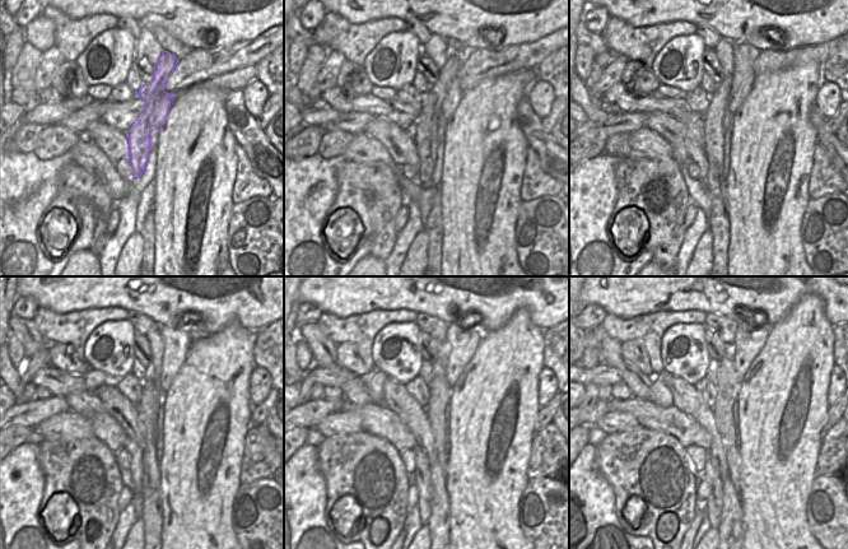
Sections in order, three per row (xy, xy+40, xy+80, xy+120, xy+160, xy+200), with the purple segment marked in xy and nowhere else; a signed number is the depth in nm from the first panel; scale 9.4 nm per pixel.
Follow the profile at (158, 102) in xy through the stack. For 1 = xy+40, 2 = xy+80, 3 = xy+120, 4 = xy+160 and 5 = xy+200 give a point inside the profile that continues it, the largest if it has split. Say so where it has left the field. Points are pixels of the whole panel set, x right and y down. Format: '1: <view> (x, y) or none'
1: xy+40 (442, 98)
2: xy+80 (730, 94)
3: xy+120 (177, 342)
4: xy+160 (464, 342)
5: xy+200 (750, 338)

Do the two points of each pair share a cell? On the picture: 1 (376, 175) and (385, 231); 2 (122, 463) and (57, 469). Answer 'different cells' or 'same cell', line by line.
1: same cell
2: different cells

